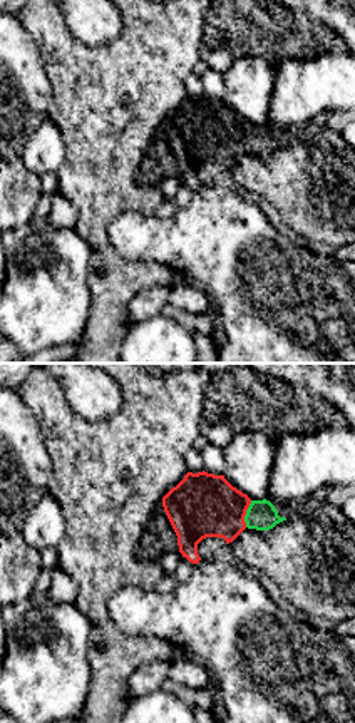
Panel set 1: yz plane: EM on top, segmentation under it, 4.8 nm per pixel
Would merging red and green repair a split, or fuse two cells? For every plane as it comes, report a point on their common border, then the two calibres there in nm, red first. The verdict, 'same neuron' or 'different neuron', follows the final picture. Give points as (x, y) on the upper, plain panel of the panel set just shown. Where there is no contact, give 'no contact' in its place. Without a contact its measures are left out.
(245, 139) | 300/140 nm

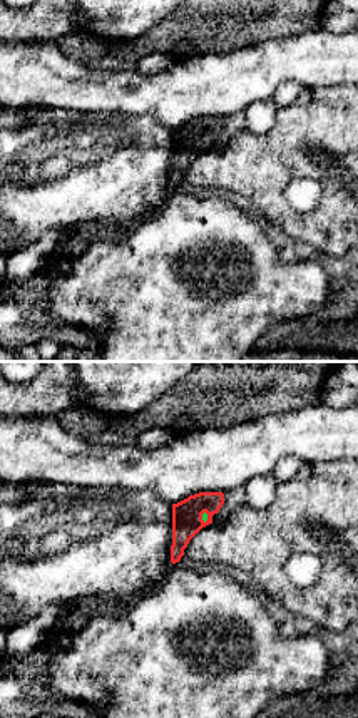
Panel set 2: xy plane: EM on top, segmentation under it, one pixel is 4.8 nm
(201, 143) | 140/30 nm

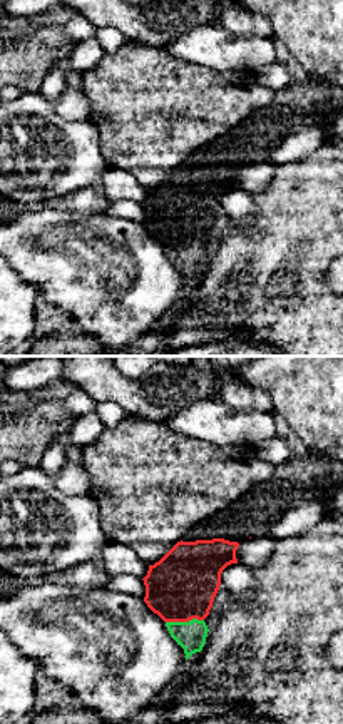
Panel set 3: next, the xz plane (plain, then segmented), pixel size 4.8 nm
(184, 246) | 320/140 nm

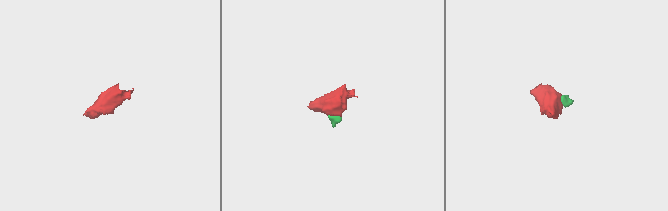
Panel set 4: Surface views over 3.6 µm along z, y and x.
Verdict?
same neuron

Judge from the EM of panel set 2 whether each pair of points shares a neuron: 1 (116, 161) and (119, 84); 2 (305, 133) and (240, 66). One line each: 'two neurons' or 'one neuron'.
1: two neurons
2: two neurons

